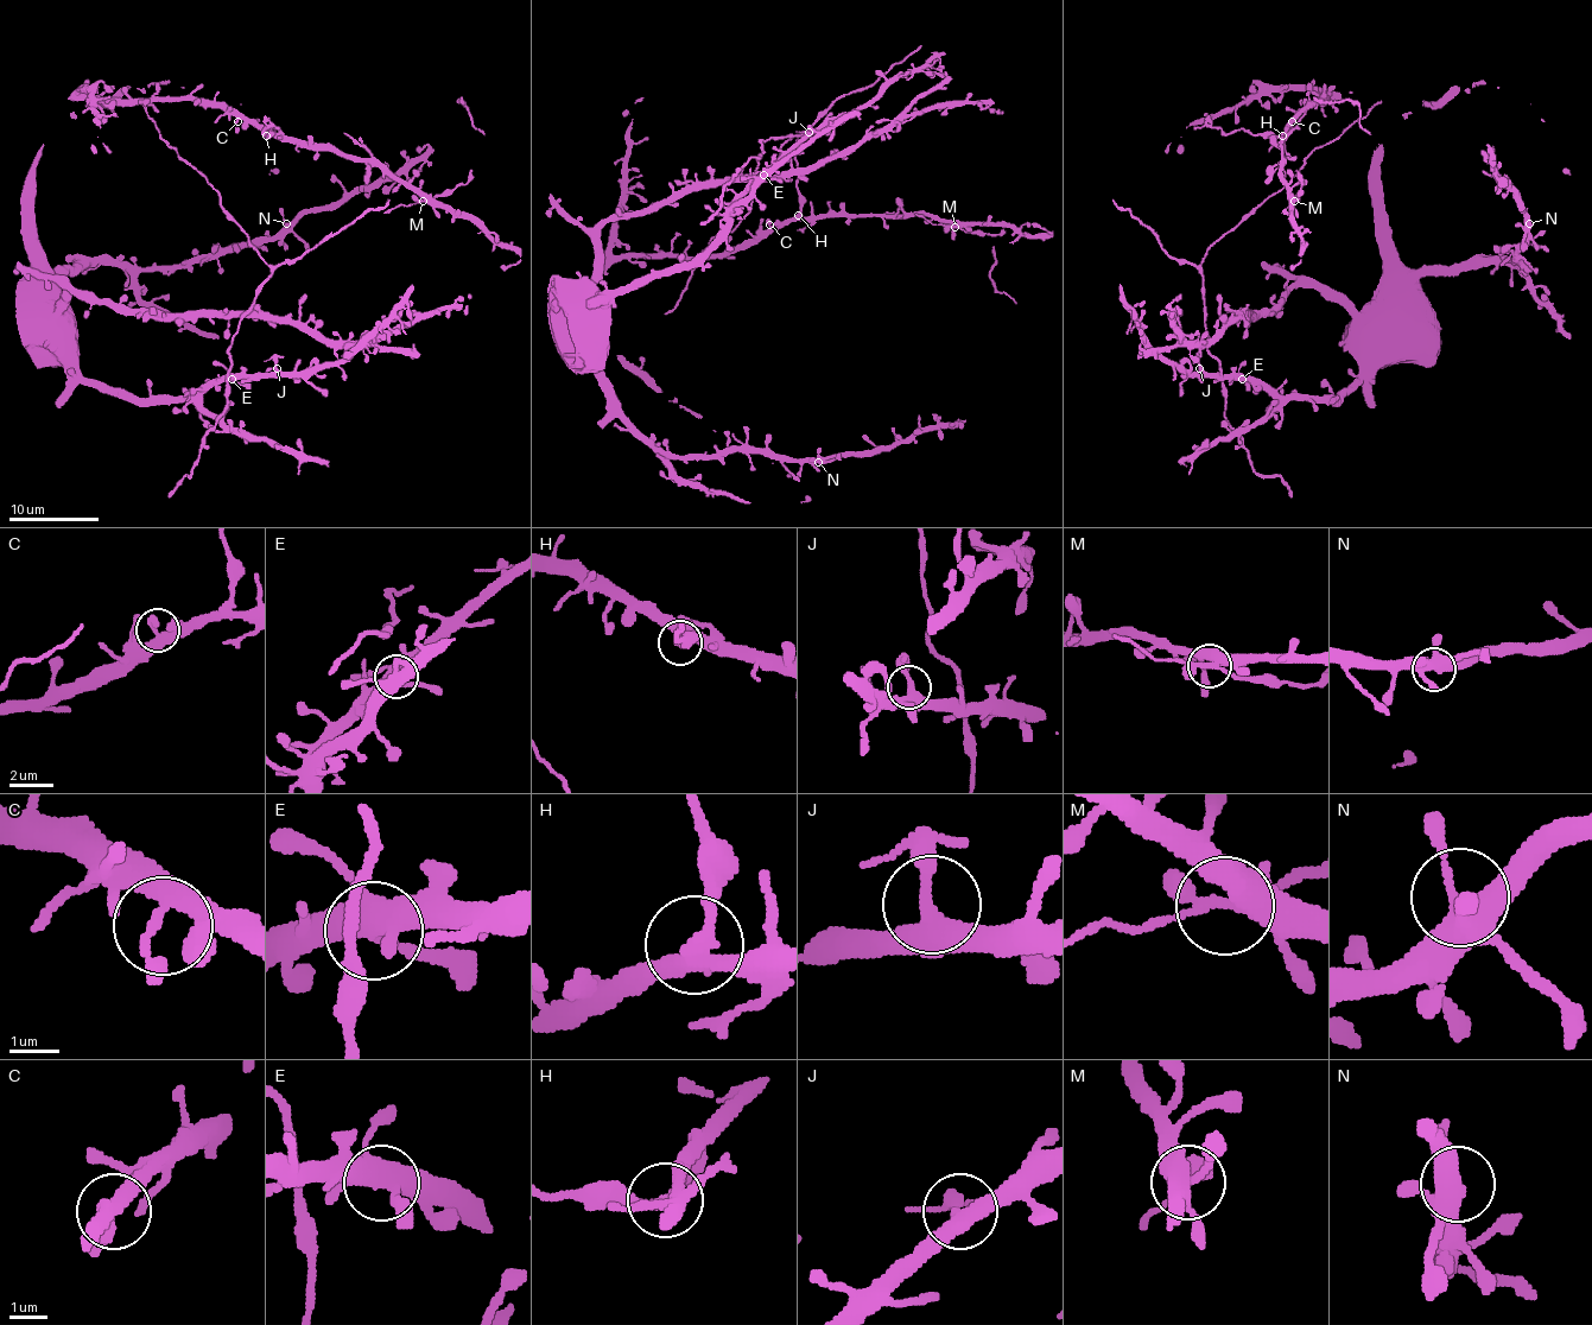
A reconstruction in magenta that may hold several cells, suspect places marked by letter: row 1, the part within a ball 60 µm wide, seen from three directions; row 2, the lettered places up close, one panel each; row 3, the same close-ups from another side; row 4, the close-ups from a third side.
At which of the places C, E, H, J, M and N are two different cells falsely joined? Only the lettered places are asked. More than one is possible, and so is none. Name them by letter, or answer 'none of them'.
H, M

